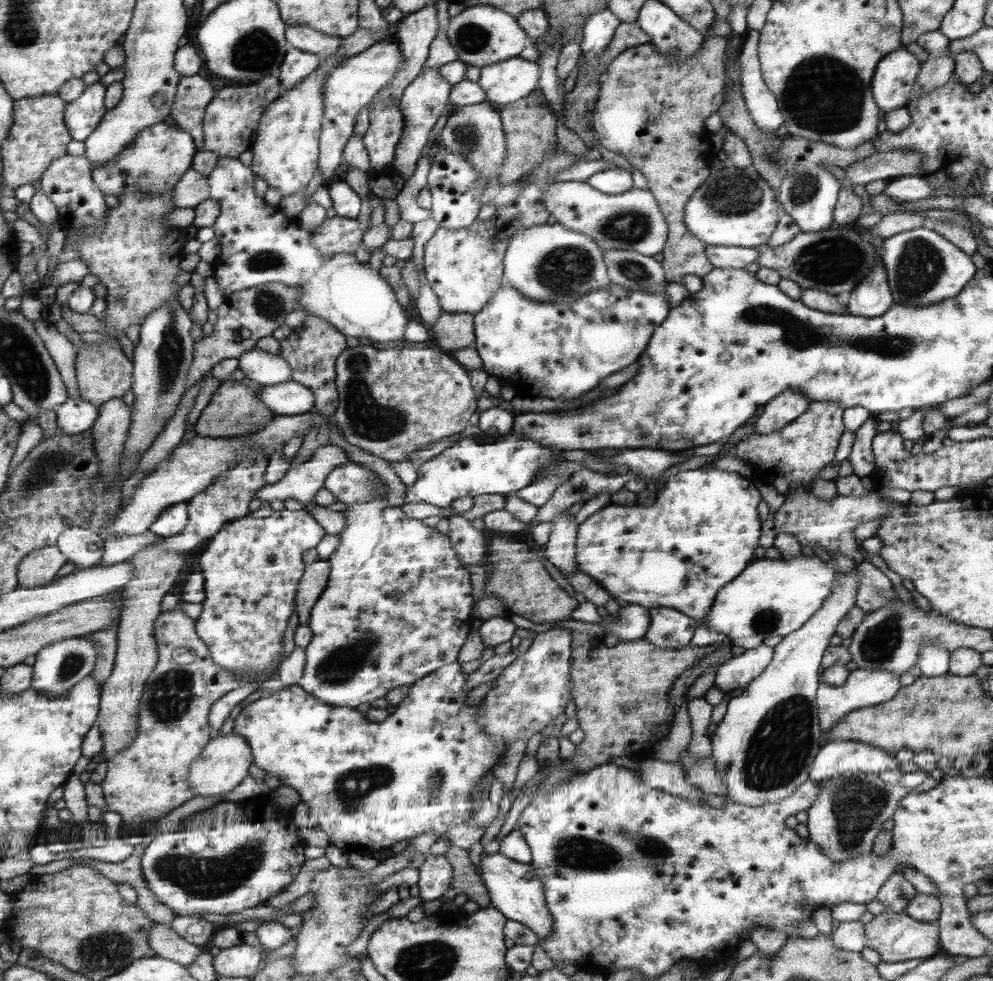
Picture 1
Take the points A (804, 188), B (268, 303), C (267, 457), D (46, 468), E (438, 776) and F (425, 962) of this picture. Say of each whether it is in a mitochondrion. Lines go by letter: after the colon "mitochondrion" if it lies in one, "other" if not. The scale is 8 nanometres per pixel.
A: mitochondrion
B: mitochondrion
C: other
D: mitochondrion
E: mitochondrion
F: mitochondrion

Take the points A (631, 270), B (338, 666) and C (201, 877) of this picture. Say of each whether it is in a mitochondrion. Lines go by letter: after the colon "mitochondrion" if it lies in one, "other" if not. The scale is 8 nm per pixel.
A: mitochondrion
B: mitochondrion
C: mitochondrion

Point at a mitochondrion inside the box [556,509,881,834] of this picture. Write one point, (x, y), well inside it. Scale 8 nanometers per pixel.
(778, 750)

